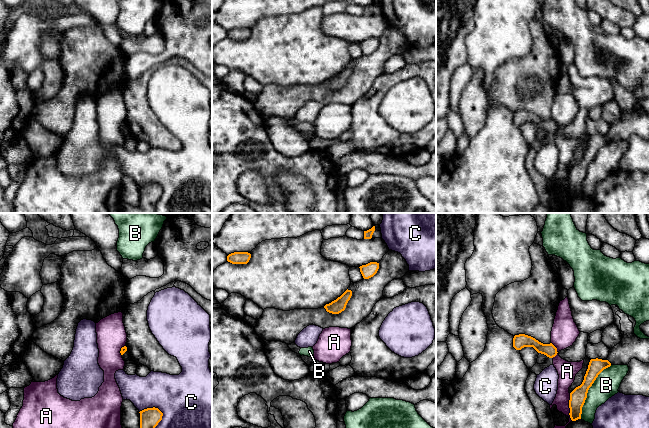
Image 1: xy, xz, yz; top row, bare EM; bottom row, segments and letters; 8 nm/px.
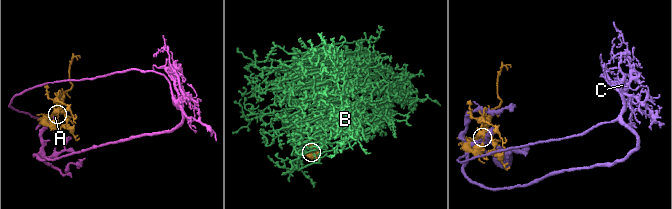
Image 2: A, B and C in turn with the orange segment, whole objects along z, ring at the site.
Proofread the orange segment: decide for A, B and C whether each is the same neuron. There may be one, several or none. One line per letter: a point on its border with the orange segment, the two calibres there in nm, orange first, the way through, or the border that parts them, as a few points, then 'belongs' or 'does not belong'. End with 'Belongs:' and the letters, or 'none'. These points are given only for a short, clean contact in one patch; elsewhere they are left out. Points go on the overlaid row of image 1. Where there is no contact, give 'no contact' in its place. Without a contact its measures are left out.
A: contact yz (569, 407); calibres 130 and 130 nm; does not belong
B: contact yz (588, 389); calibres 130 and 200 nm; does not belong
C: contact xy (154, 407); calibres 160 and 420 nm; does not belong
Belongs: none

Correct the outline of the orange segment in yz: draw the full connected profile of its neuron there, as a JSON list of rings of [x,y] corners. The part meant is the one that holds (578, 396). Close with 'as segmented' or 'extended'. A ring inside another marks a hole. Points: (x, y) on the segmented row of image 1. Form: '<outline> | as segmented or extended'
[[[591,359],[588,365],[588,369],[584,376],[582,384],[576,387],[570,393],[569,408],[570,418],[572,421],[581,419],[582,407],[587,398],[589,388],[592,386],[598,375],[606,368],[610,367],[611,363],[608,360]]] | as segmented

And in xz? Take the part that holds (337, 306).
[[[346,290],[340,297],[338,297],[336,300],[332,301],[329,304],[326,304],[324,308],[326,309],[327,312],[332,313],[332,314],[339,314],[342,311],[345,310],[346,305],[348,301],[350,300],[352,296],[352,291],[351,290]]] | as segmented

